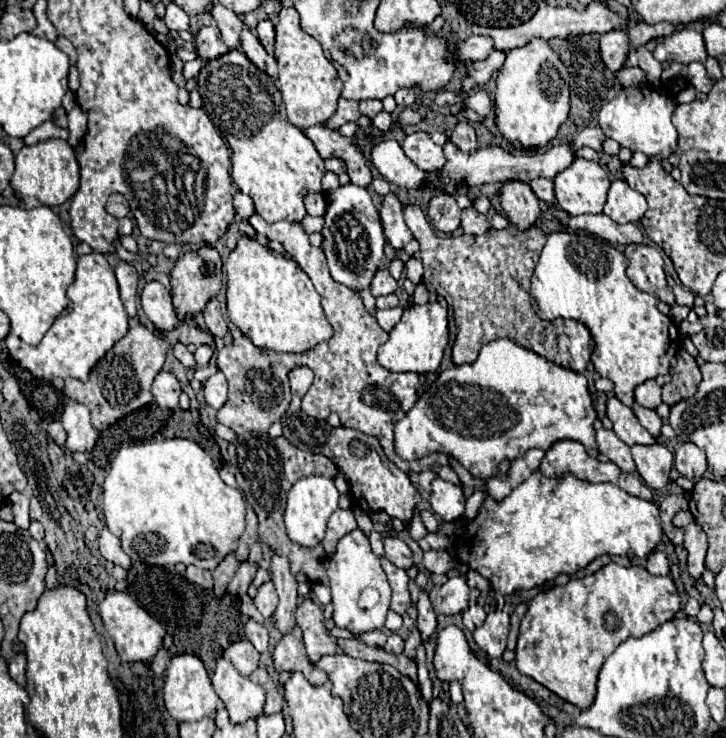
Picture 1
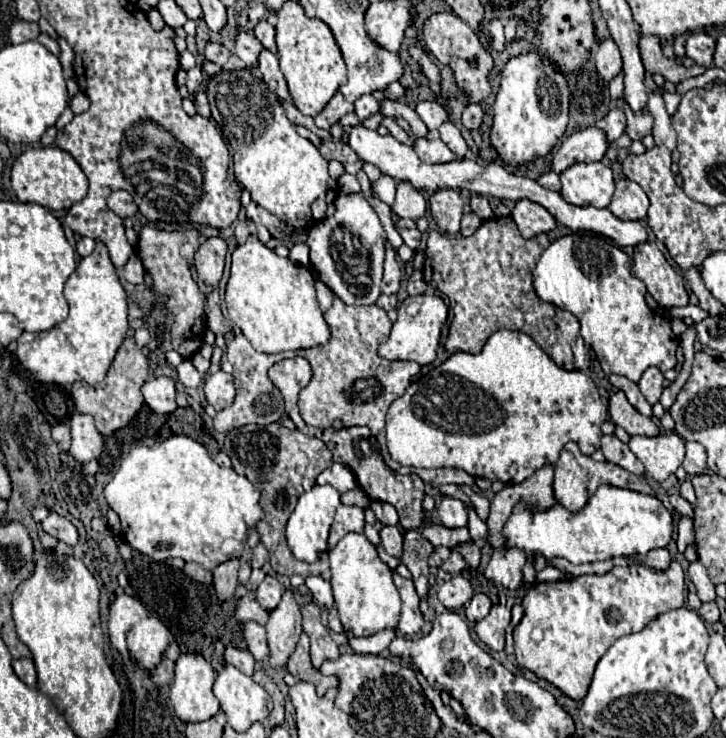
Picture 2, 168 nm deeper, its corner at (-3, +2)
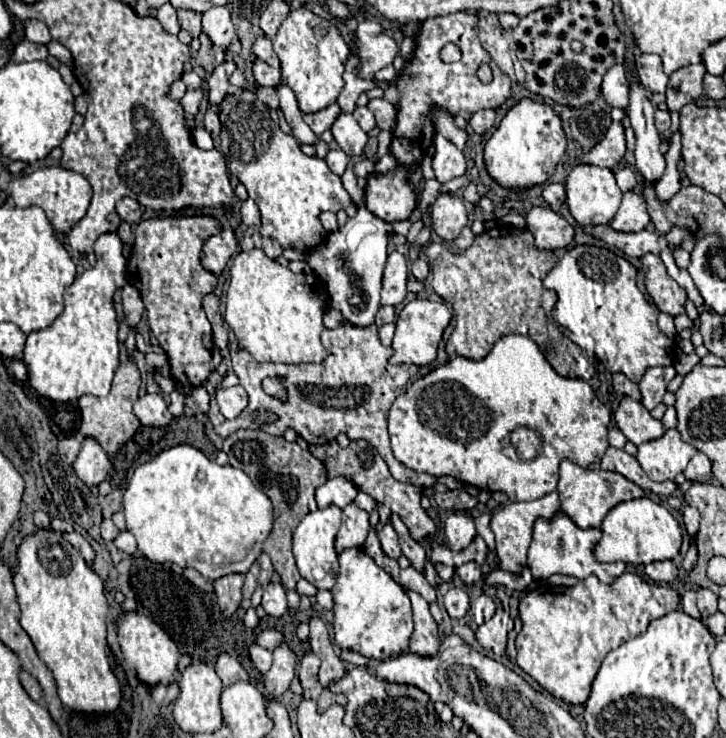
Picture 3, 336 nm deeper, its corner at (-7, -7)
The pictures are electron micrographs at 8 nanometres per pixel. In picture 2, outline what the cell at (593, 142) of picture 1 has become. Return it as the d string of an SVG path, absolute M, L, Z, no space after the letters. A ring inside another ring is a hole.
M613 108L605 118L601 118L601 120L597 122L597 128L603 128L605 134L607 134L607 140L609 140L609 142L615 142L615 140L625 132L625 122L623 122L623 118L621 118L619 108L617 108L617 110Z

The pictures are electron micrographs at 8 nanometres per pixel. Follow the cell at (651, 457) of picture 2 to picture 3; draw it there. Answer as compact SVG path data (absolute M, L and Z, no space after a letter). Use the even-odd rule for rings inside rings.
M669 429L663 437L639 445L637 461L653 481L667 481L675 479L695 453L697 449L685 443L677 429Z

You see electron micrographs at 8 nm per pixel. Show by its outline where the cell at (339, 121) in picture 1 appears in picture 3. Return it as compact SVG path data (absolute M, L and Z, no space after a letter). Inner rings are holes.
M333 103L333 105L329 105L329 107L323 109L323 111L305 115L303 119L305 119L305 123L311 127L311 131L313 131L317 137L321 137L321 133L327 131L327 129L331 129L331 125L337 121L337 117L339 117L341 113L343 113L341 107L339 107L337 103Z

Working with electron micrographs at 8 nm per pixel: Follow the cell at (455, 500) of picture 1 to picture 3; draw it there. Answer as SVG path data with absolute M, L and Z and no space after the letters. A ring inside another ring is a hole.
M451 513L445 521L445 535L447 535L447 543L453 551L465 549L473 541L473 537L477 535L471 515Z

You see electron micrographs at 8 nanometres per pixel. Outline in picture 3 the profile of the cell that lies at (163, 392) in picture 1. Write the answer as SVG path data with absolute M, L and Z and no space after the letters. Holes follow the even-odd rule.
M147 393L147 395L139 397L139 401L133 405L133 411L139 417L141 425L167 427L169 421L173 419L173 415L169 413L167 407L169 405L167 405L163 393Z

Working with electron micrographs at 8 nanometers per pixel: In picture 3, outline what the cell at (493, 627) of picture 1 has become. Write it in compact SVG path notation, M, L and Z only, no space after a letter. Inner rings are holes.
M497 609L497 613L493 615L493 619L489 619L487 623L483 623L477 629L477 641L481 643L483 649L493 651L497 657L505 655L505 645L507 645L507 633L513 627L511 617L503 611Z

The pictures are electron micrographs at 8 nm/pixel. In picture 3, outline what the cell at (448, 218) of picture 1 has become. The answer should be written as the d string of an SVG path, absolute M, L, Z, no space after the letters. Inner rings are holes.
M439 195L437 201L433 203L433 213L431 213L433 229L439 237L451 241L457 239L461 229L469 223L467 209L463 205L463 199L457 195Z

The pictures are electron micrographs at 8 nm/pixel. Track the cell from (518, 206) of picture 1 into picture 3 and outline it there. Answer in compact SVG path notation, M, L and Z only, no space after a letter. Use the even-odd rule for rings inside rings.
M533 207L527 213L527 229L533 233L537 249L567 247L575 235L575 229L567 219L545 207Z

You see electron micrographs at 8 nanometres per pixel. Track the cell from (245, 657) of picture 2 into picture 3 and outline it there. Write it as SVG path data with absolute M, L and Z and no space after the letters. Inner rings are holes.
M227 653L219 655L217 665L215 665L215 671L217 671L217 675L219 675L219 679L223 681L225 687L231 685L231 683L237 683L237 681L249 681L249 675L241 667L241 663L235 657L227 655Z

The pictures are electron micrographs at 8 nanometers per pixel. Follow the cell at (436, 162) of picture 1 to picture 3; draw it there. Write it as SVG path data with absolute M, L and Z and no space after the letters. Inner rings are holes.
M437 133L435 147L437 151L433 155L433 171L439 183L465 175L465 157L453 143L449 143L447 139L443 139L443 135Z

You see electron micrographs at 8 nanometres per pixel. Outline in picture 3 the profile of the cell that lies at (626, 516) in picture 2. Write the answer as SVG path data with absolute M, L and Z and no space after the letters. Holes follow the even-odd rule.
M641 497L615 505L601 523L603 537L597 541L593 555L599 563L633 563L647 565L651 561L673 559L679 555L681 547L681 527L677 519L659 503Z

